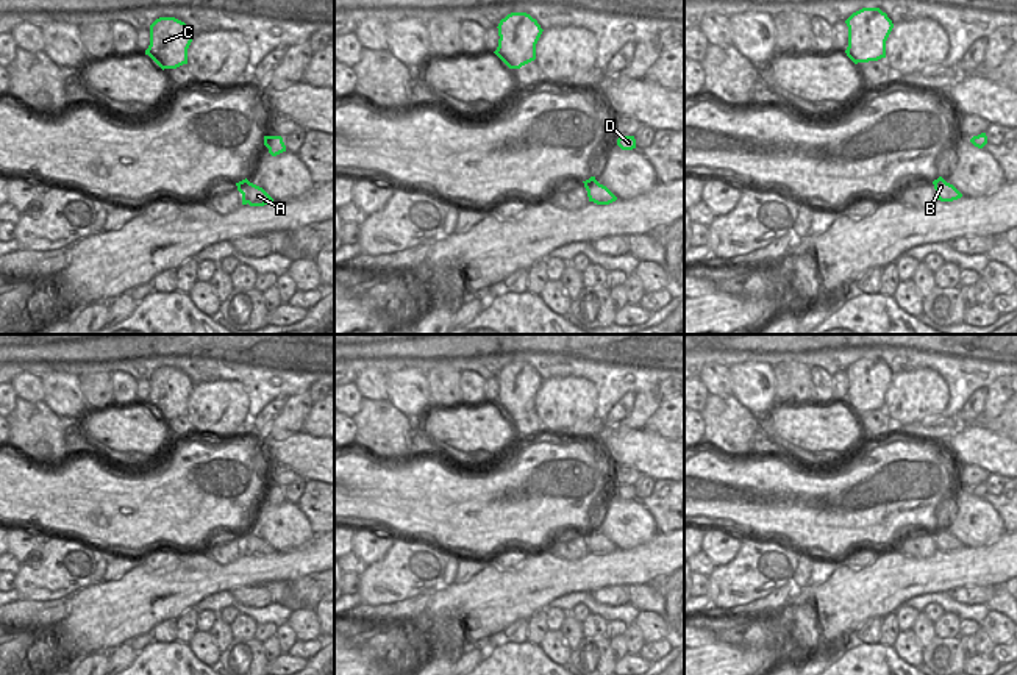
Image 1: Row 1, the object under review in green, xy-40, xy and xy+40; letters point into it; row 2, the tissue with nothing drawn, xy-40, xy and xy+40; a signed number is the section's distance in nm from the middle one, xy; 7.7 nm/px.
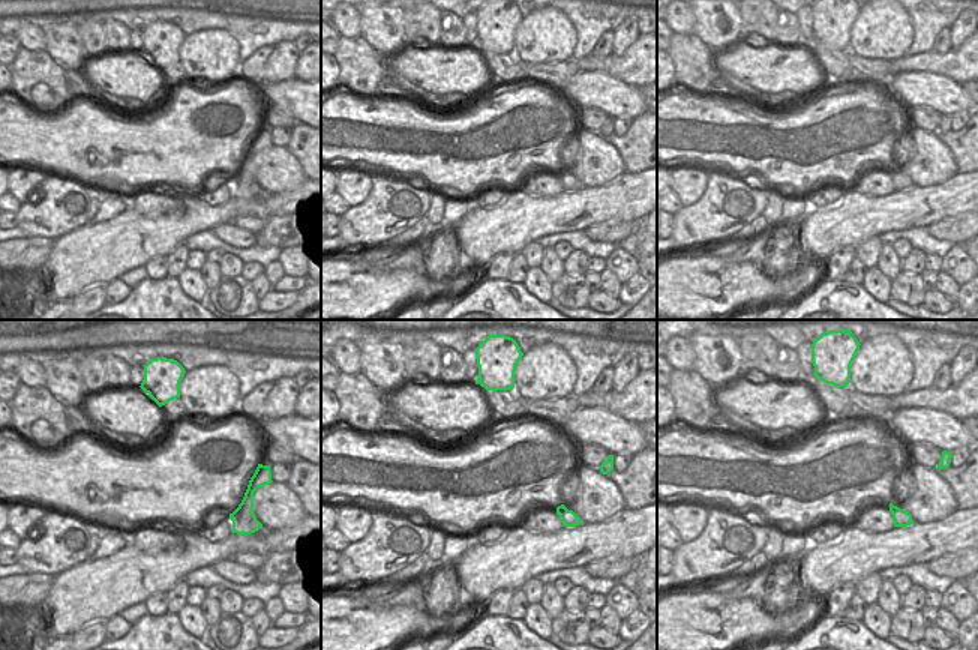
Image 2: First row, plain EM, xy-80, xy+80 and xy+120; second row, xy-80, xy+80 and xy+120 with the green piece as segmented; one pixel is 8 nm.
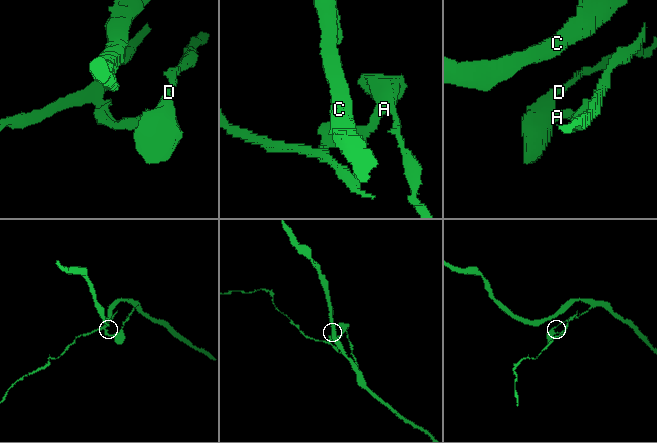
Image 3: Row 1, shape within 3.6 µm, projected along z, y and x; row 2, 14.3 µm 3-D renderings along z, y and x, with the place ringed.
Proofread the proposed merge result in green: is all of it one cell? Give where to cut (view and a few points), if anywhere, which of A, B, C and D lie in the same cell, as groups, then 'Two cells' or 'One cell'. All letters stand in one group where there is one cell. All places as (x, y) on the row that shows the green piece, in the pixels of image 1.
Split along xy-40 (250, 183), (247, 202). Groups: A C D / B. Two cells.

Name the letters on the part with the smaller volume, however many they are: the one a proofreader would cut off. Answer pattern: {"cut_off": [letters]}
{"cut_off": ["B"]}

